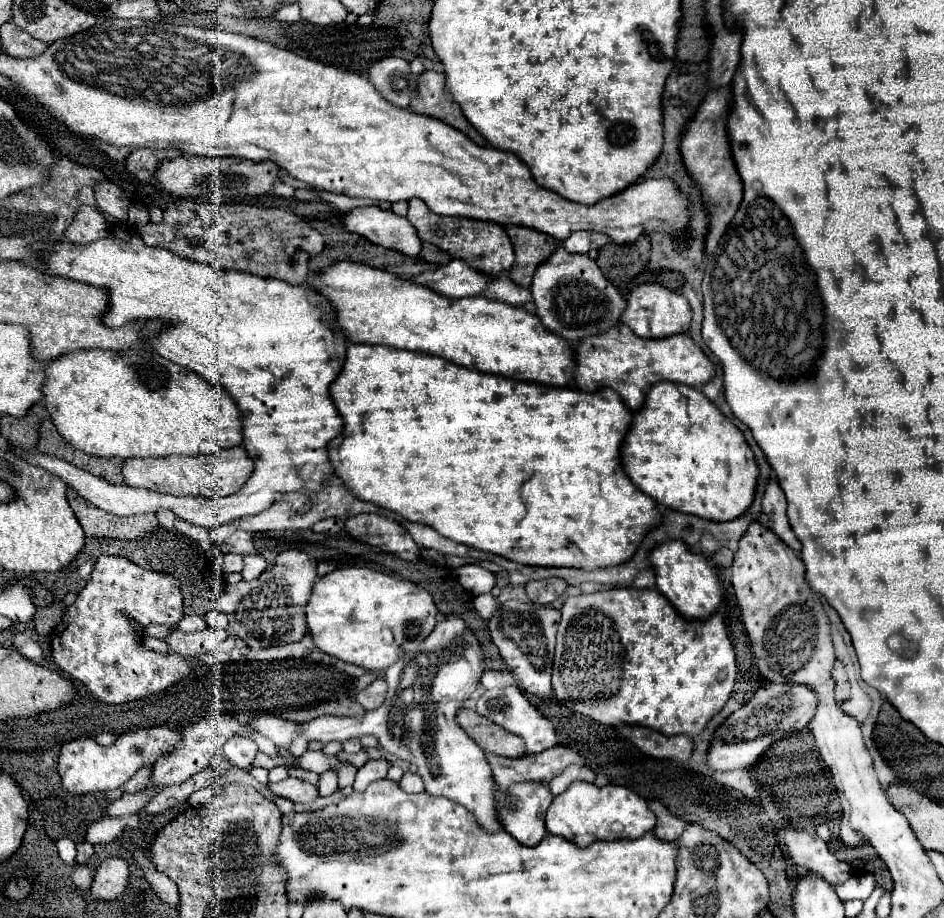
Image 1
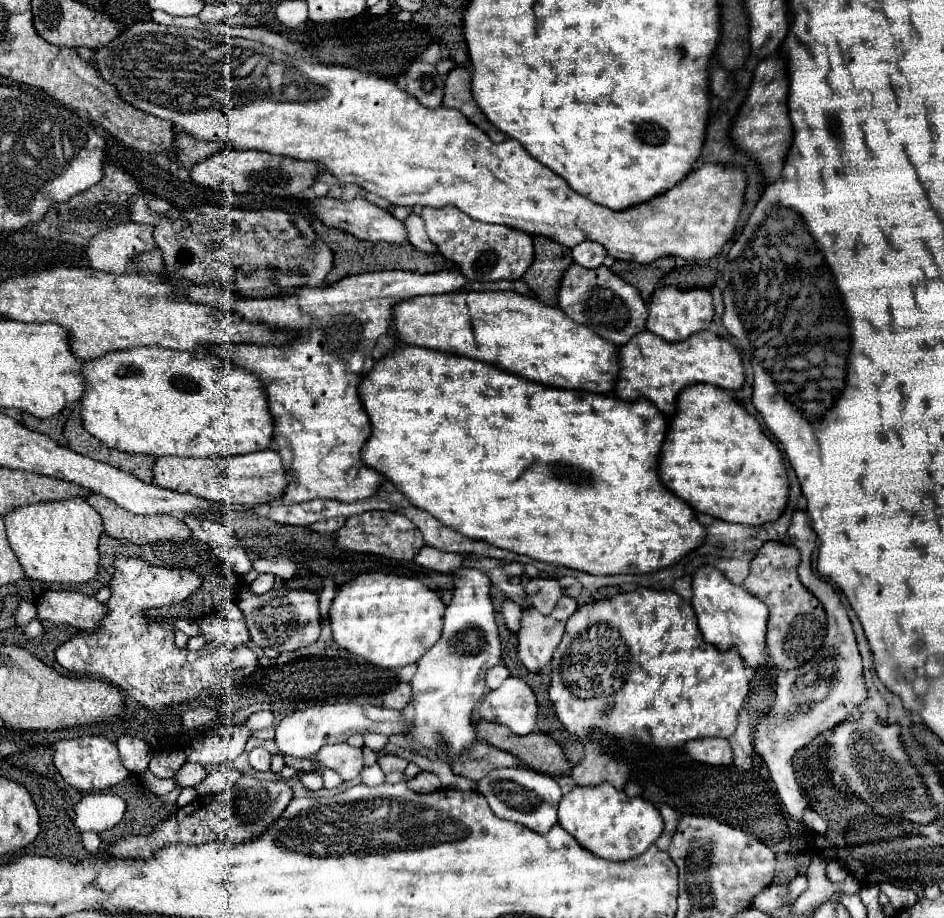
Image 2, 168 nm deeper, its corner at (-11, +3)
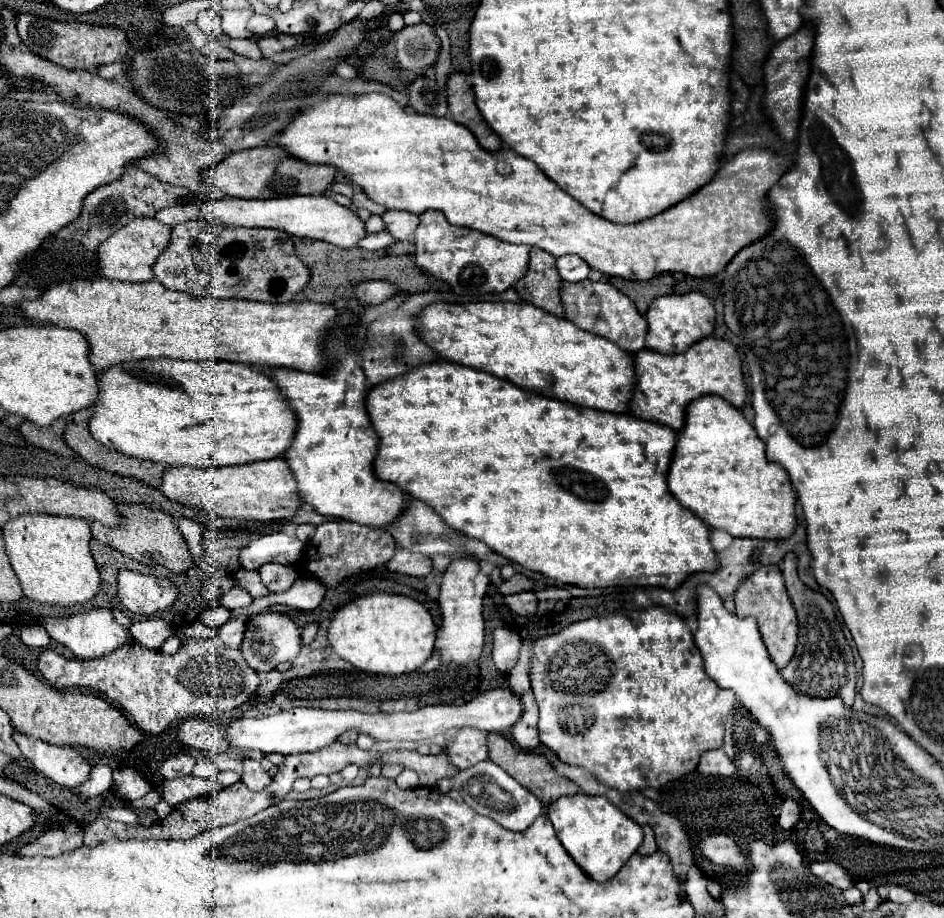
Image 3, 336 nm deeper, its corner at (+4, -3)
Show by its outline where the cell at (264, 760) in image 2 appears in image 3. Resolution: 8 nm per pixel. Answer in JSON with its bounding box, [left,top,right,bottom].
[241,760,271,790]

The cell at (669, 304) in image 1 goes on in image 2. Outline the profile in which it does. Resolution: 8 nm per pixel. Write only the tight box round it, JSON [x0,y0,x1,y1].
[646,286,714,342]

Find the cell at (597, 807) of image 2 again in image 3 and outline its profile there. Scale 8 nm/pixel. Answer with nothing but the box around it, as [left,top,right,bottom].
[549,796,643,882]

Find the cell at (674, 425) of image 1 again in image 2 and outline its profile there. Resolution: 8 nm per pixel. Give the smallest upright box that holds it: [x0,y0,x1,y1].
[658,384,788,526]

